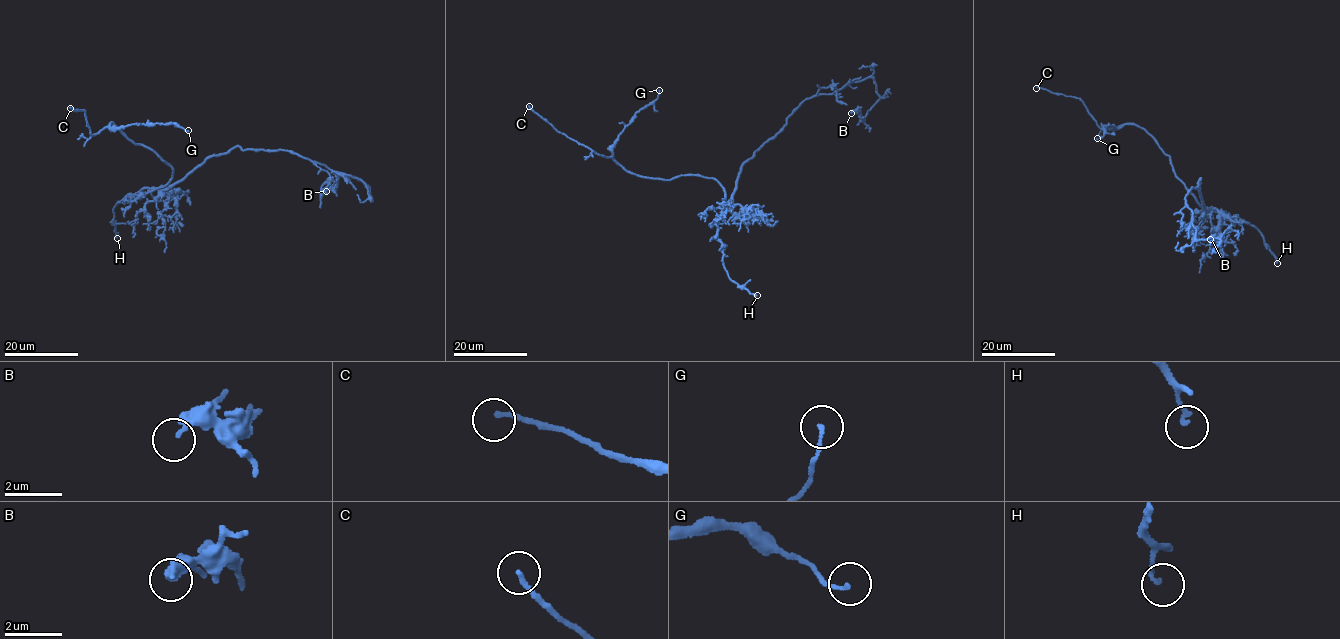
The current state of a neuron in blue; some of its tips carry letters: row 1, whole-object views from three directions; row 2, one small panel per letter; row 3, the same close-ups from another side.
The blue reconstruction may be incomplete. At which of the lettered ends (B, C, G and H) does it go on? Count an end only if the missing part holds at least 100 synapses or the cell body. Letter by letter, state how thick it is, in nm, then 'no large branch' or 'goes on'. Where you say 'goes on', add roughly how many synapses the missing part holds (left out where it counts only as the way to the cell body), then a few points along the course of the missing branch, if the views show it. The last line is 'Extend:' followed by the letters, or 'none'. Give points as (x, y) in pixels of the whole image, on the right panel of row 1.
B: 280 nm thick; no large branch
C: 160 nm thick; goes on
G: 130 nm thick; no large branch
H: 150 nm thick; no large branch
Extend: C

